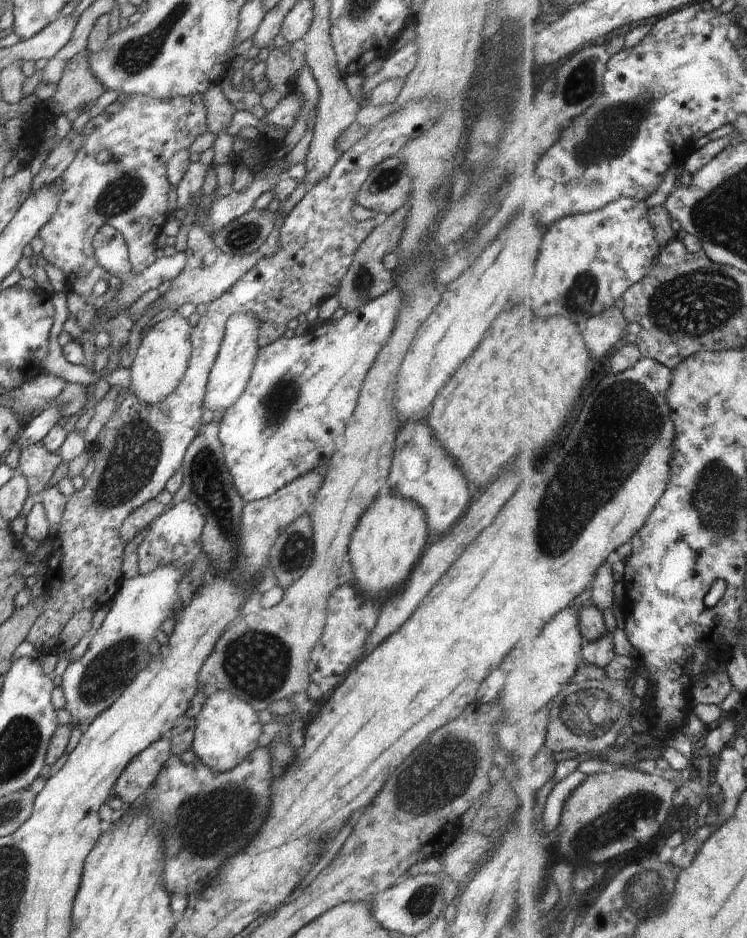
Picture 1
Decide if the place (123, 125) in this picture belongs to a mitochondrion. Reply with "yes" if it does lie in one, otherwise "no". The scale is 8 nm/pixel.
no

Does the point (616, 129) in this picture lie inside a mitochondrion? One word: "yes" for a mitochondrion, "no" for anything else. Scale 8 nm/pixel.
yes

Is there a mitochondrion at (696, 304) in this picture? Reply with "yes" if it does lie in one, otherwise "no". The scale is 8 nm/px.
yes

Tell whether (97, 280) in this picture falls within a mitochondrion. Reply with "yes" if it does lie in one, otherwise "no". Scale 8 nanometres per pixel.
no

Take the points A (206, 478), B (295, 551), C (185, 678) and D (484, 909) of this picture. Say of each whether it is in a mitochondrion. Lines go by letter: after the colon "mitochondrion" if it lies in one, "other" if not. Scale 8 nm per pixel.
A: mitochondrion
B: mitochondrion
C: other
D: mitochondrion

